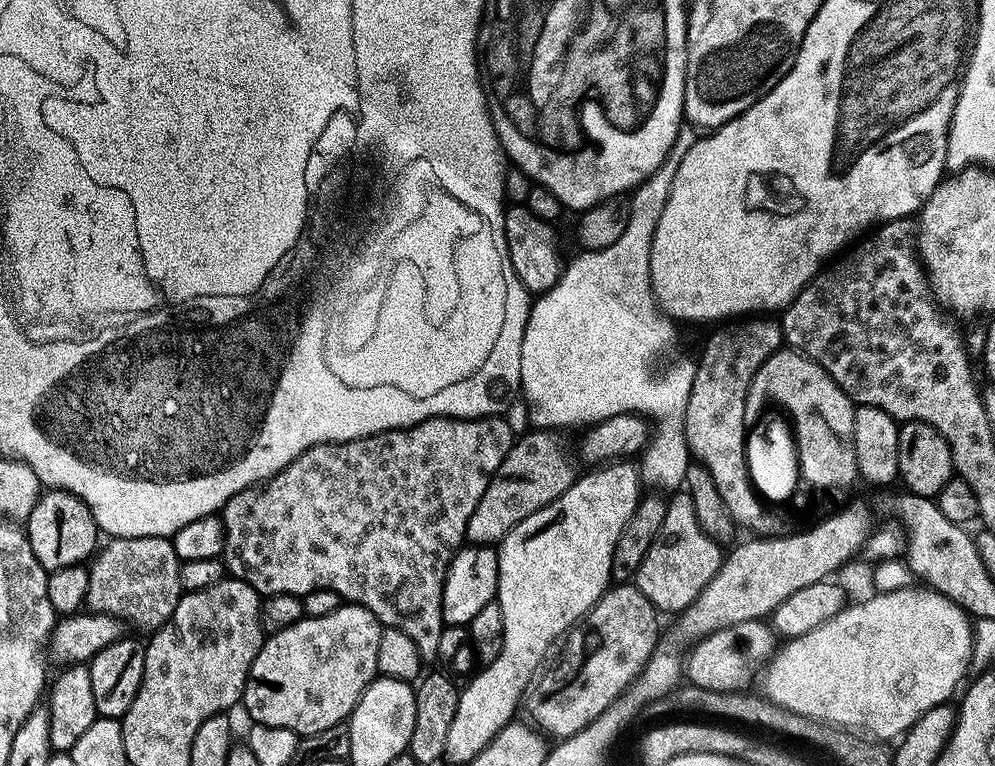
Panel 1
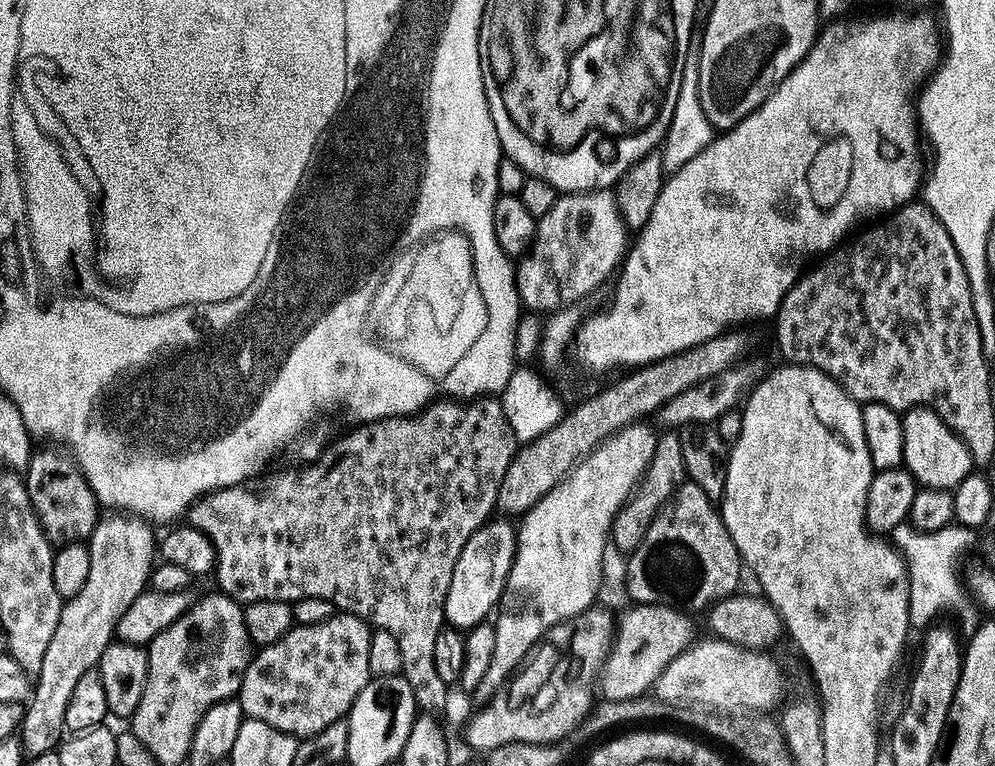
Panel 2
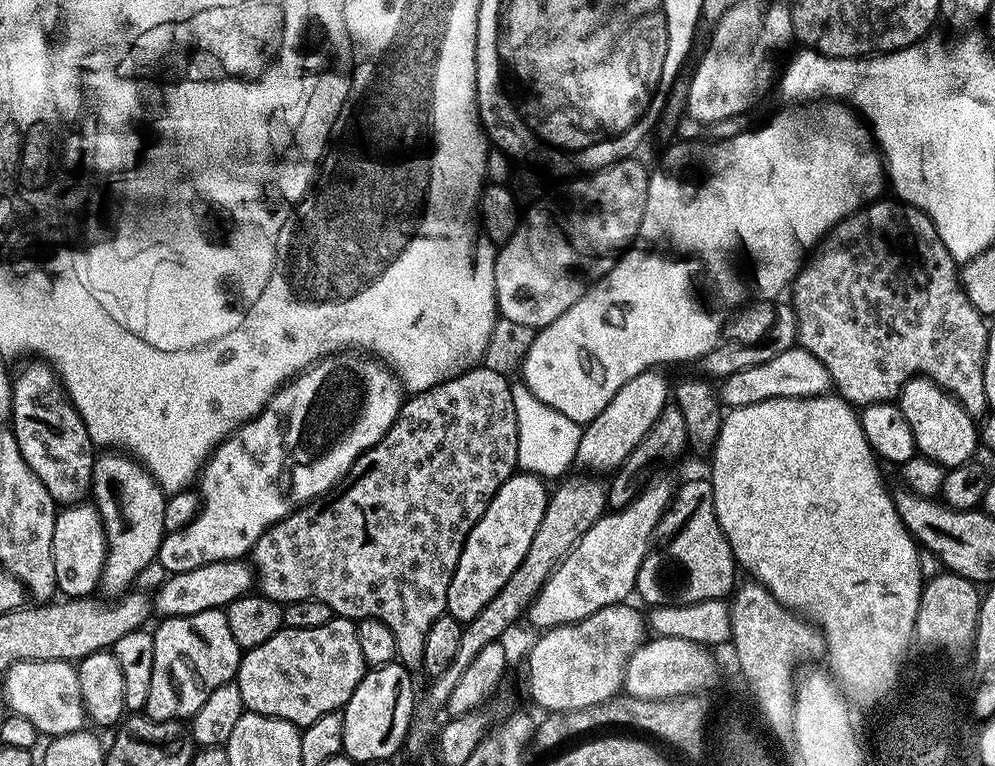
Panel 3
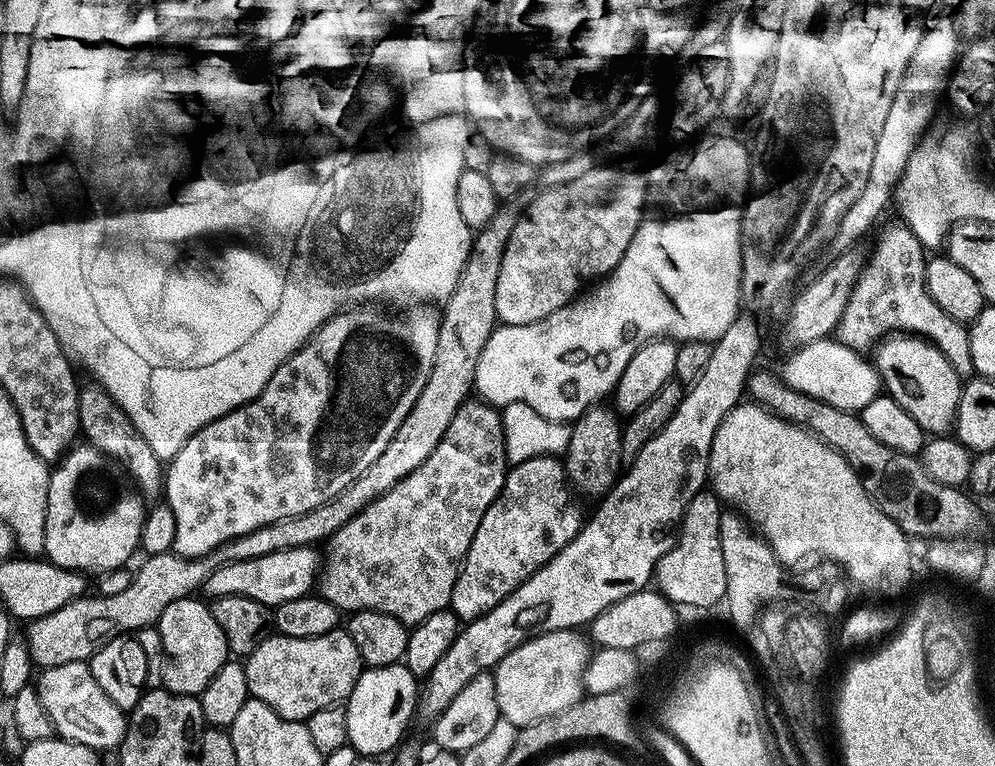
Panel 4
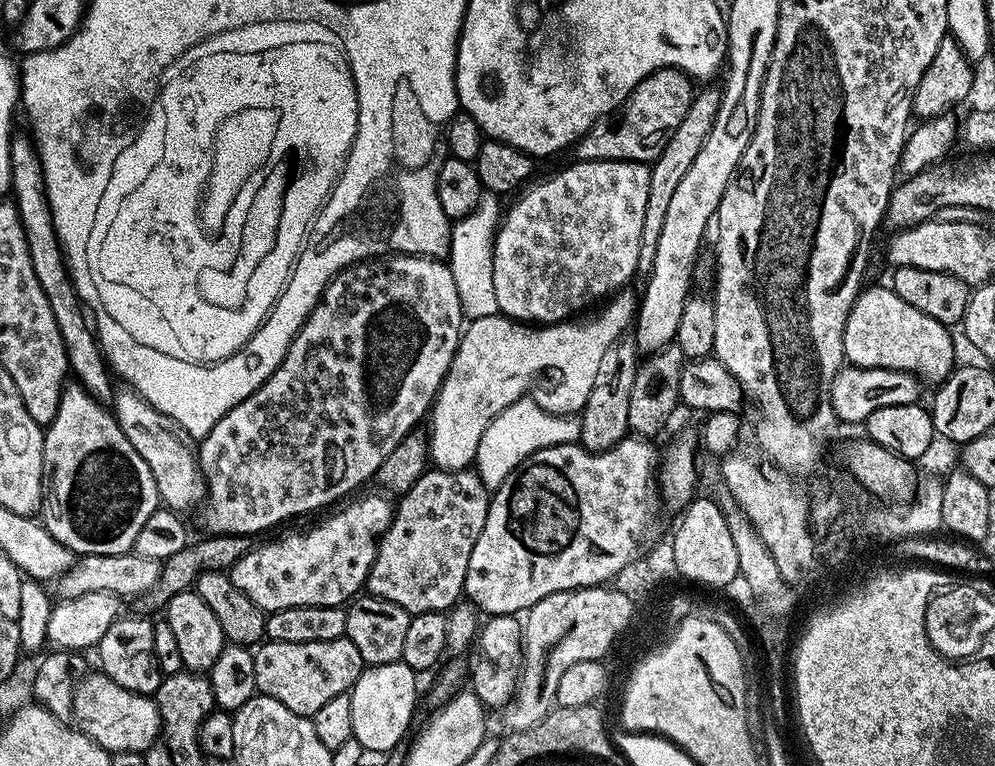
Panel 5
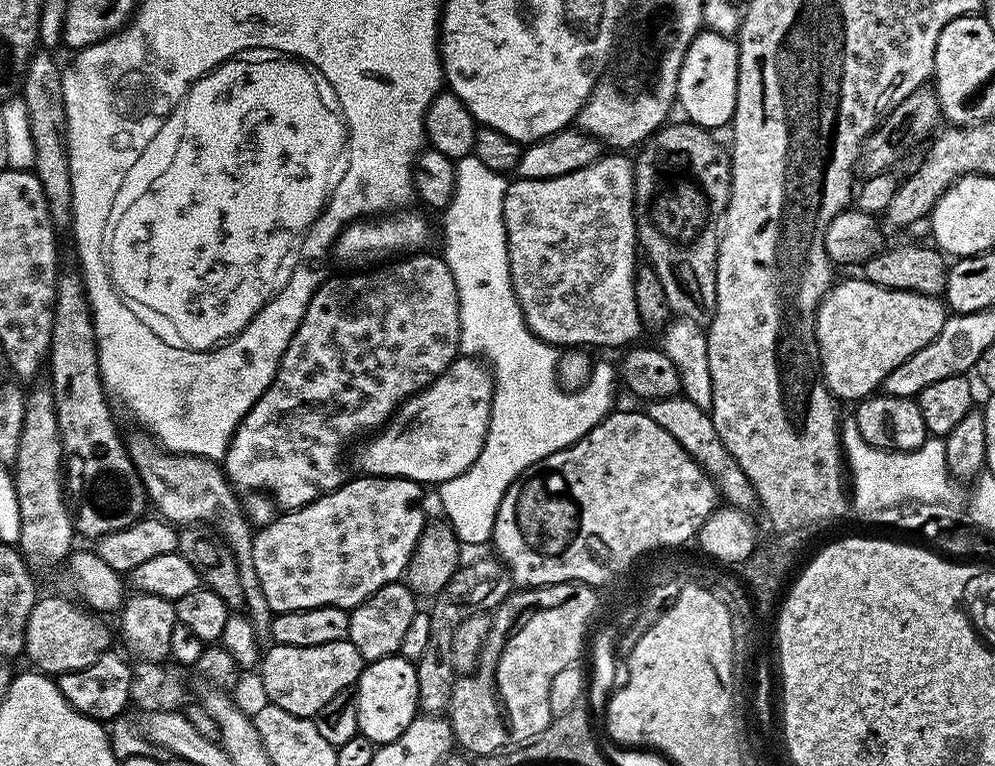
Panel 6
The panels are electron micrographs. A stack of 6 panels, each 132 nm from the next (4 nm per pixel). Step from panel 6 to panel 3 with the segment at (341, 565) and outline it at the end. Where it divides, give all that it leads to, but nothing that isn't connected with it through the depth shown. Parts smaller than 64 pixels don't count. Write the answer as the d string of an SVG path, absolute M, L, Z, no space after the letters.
M247 559L206 562L194 570L174 572L154 594L154 612L157 617L202 614L202 610L224 610L230 602L249 595L254 588L254 569Z

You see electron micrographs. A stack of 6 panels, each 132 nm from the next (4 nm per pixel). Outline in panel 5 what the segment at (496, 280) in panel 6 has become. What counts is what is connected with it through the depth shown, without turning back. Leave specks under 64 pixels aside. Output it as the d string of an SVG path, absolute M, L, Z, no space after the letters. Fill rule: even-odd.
M485 194L480 197L478 206L466 218L455 221L450 228L450 243L446 263L454 274L454 286L458 286L458 298L469 321L480 316L497 315L496 295L494 294L494 270L492 269L492 243L496 229L502 218L501 197ZM525 398L506 406L506 410L486 426L486 434L482 434L482 442L478 442L474 468L480 474L480 481L489 490L495 490L530 454L550 446L575 444L579 438L580 422L575 415L557 416Z

